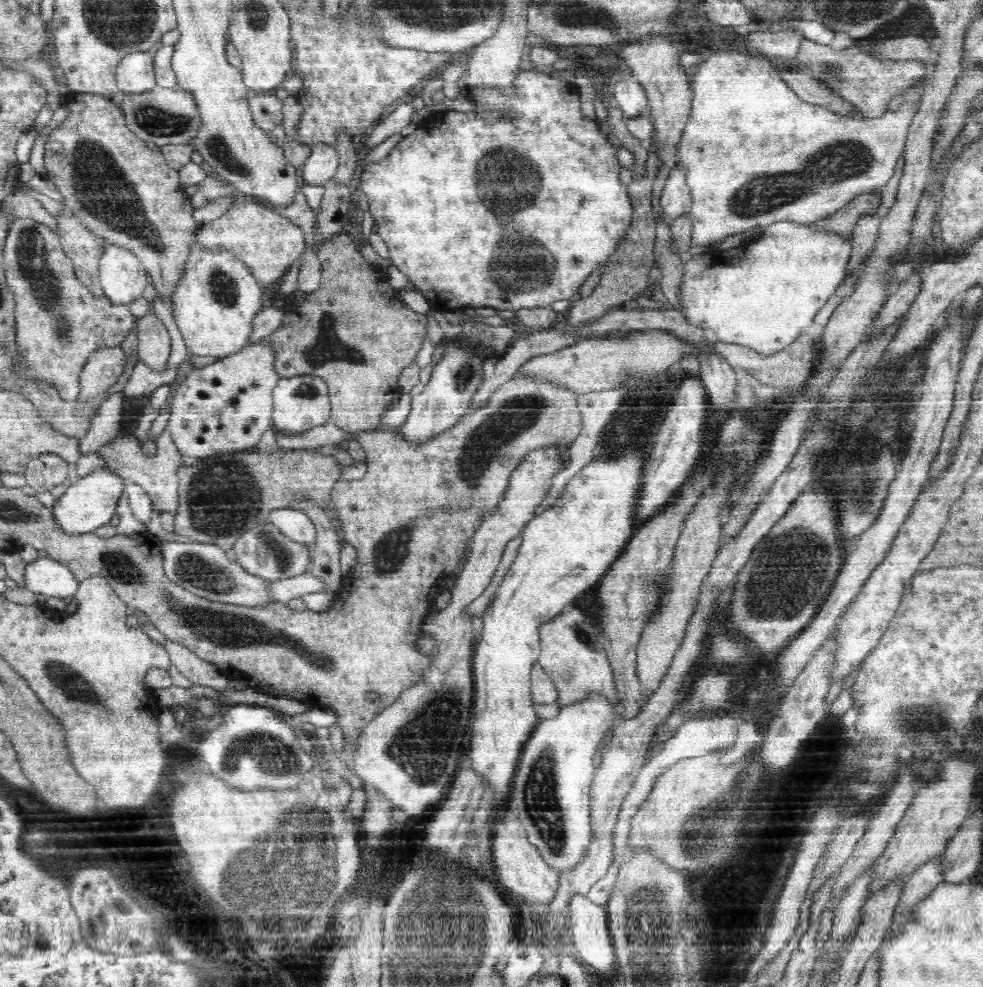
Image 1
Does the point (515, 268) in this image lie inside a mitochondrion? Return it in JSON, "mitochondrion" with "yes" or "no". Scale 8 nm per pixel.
{"mitochondrion":"yes"}

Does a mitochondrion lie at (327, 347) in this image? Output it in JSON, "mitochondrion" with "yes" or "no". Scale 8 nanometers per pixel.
{"mitochondrion":"yes"}

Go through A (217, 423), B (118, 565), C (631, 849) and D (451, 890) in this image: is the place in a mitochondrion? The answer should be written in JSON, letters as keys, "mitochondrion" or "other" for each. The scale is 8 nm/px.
{"A":"other","B":"mitochondrion","C":"other","D":"mitochondrion"}

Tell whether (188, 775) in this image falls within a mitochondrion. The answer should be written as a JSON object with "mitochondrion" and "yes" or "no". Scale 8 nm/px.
{"mitochondrion":"no"}

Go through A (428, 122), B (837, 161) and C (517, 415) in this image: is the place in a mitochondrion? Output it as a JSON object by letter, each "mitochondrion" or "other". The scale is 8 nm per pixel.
{"A":"other","B":"mitochondrion","C":"mitochondrion"}

